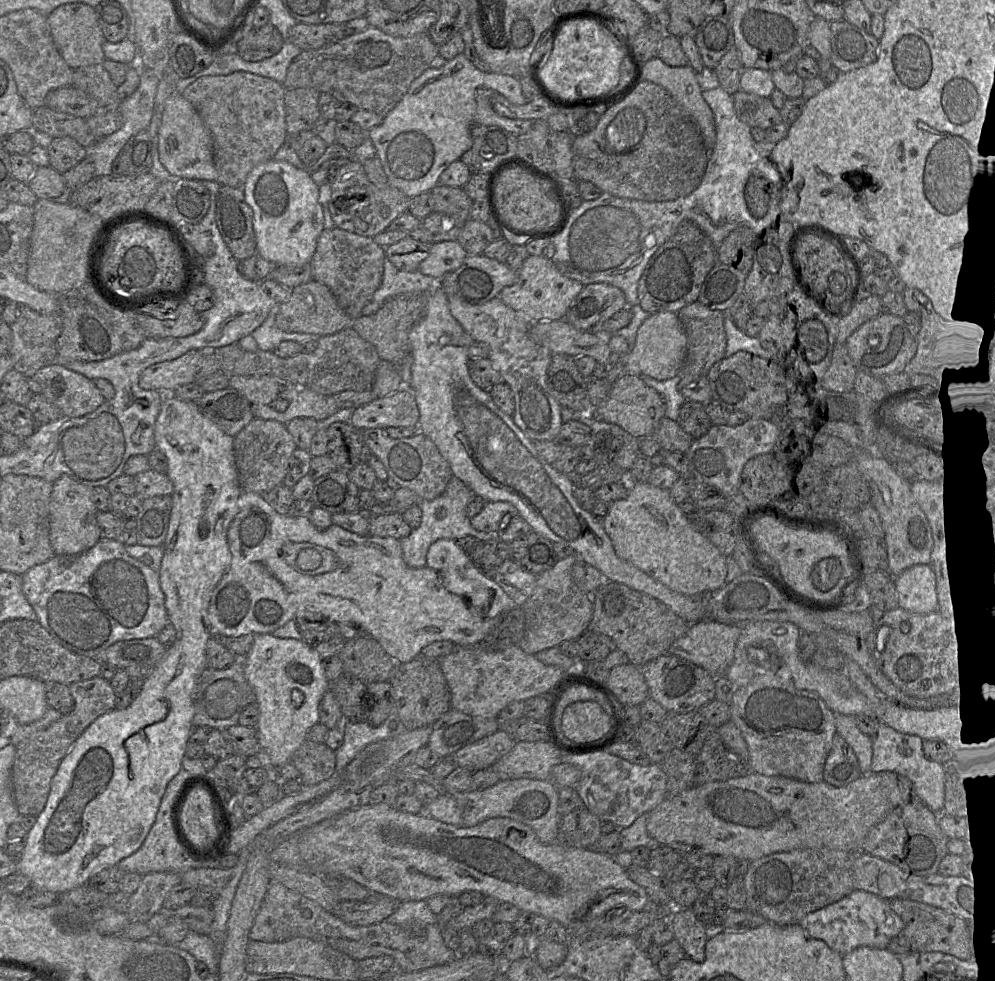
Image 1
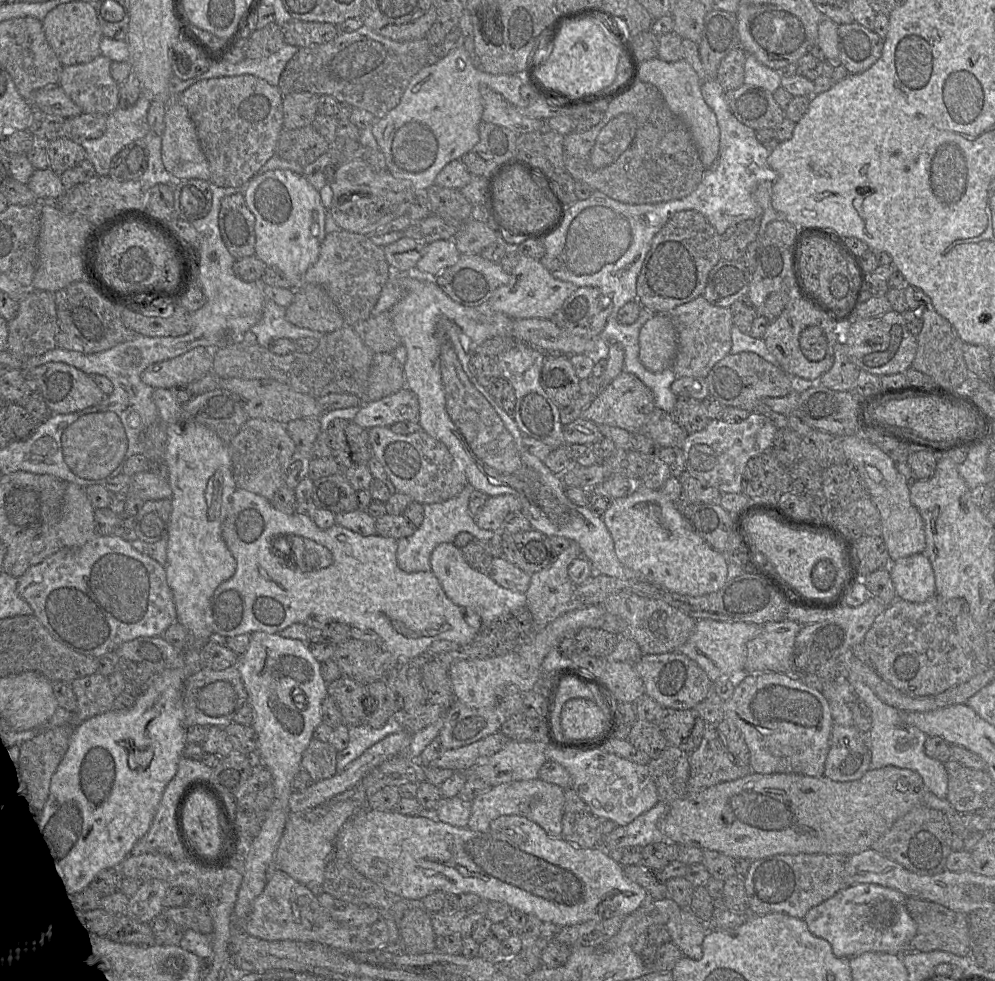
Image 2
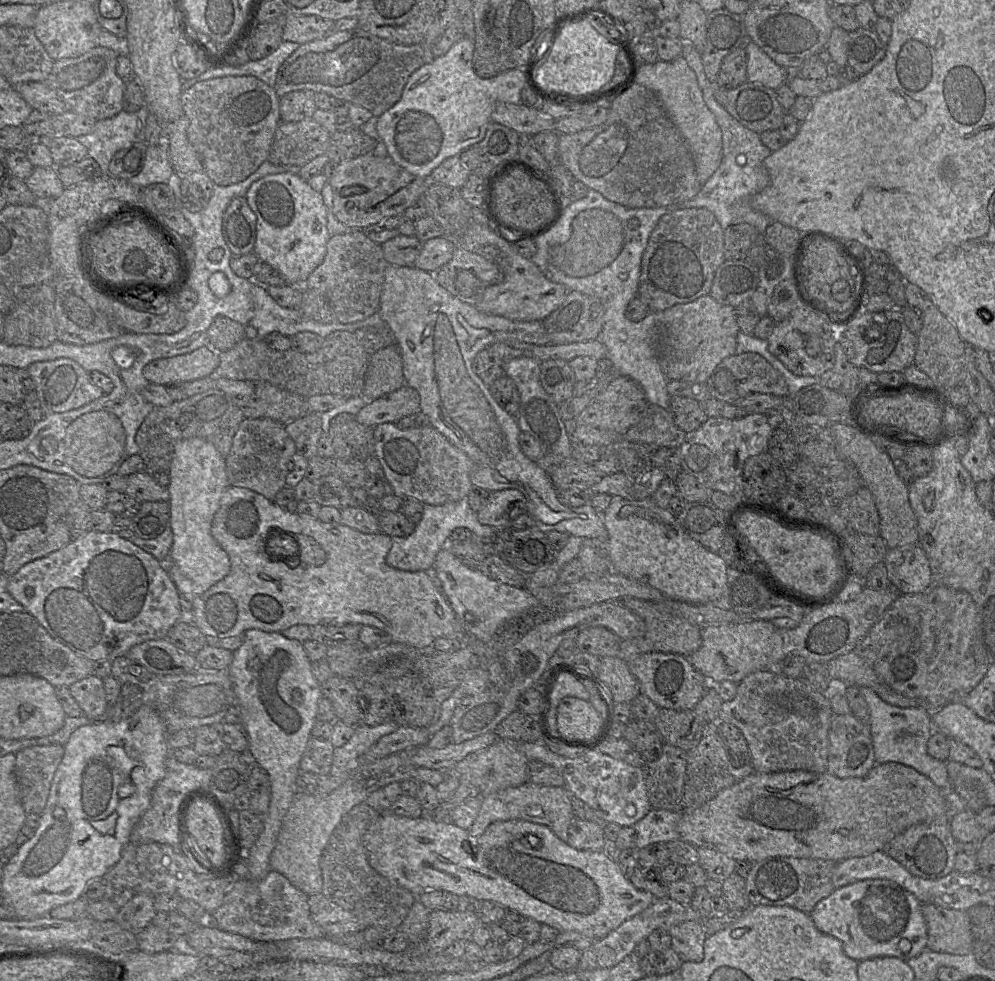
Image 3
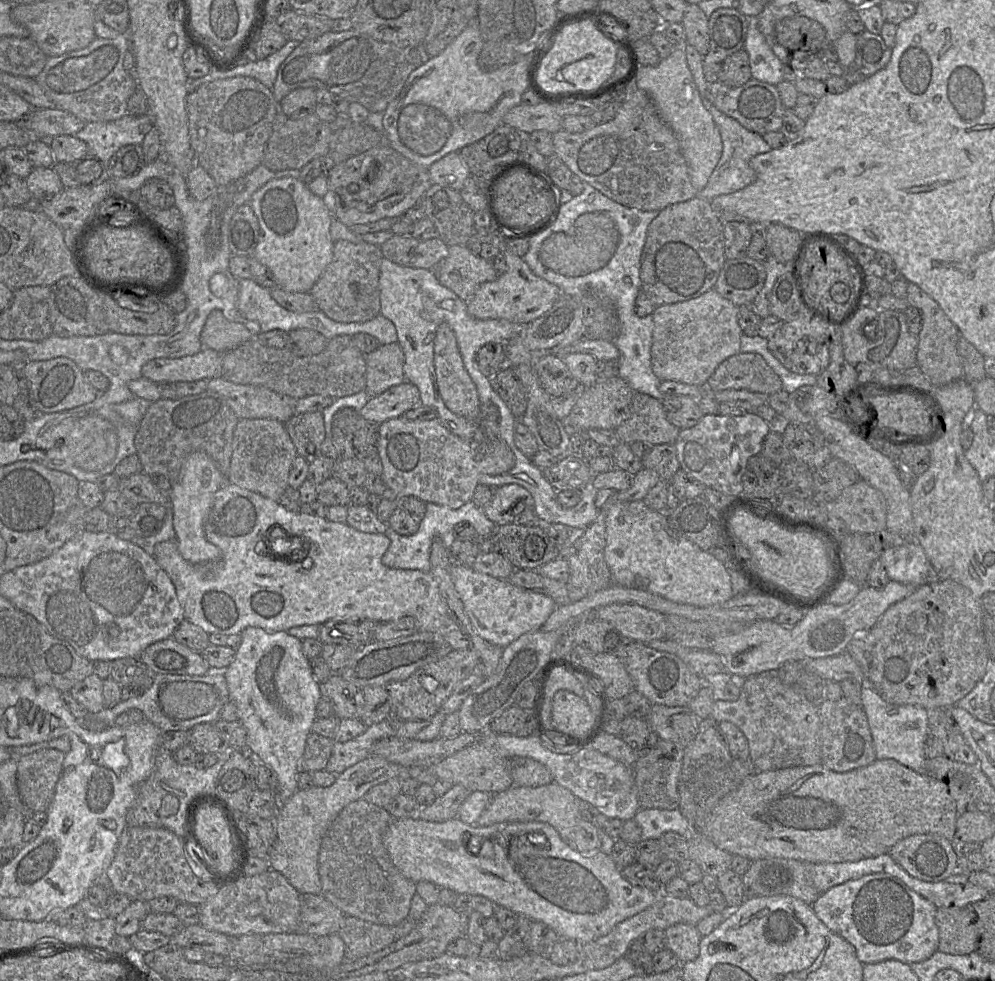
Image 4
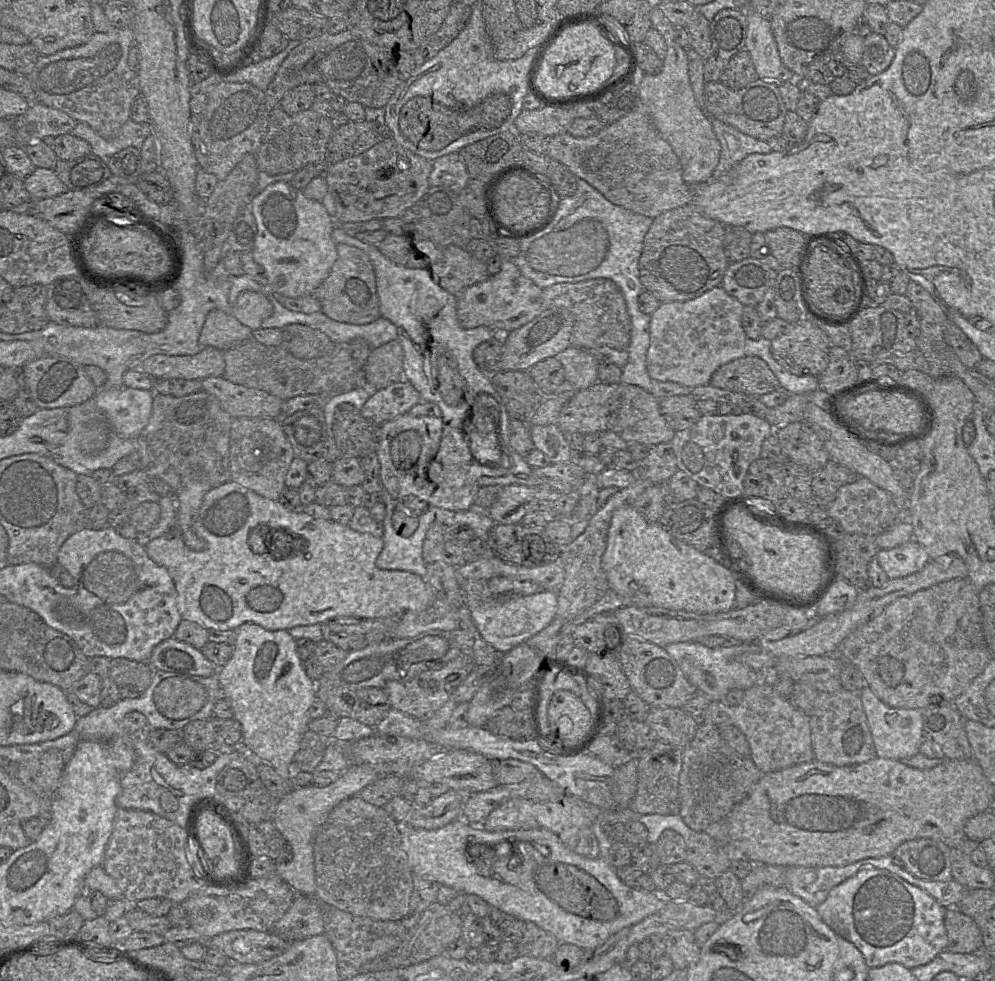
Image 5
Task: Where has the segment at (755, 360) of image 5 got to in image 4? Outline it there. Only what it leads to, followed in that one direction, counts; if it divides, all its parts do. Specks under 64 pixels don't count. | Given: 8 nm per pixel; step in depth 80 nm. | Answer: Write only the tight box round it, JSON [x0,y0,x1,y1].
[707,352,783,395]

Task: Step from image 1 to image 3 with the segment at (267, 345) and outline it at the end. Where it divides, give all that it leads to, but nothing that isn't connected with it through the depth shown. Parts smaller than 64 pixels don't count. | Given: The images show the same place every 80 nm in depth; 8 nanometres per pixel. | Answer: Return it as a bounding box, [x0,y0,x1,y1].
[250,281,387,338]

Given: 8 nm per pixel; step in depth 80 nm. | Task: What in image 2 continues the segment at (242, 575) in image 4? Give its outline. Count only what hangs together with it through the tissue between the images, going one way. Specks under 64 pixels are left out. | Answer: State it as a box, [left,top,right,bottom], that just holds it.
[206,489,478,660]

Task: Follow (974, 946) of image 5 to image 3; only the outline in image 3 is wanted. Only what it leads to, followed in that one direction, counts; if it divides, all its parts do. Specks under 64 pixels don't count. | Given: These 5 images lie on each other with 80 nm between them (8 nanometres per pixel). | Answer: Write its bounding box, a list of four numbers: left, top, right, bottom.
[922,904,972,955]

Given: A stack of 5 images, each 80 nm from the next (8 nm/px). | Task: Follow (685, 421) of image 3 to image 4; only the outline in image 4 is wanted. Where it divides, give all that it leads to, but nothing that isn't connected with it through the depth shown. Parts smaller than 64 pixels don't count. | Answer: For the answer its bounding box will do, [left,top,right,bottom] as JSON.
[661,395,703,429]

